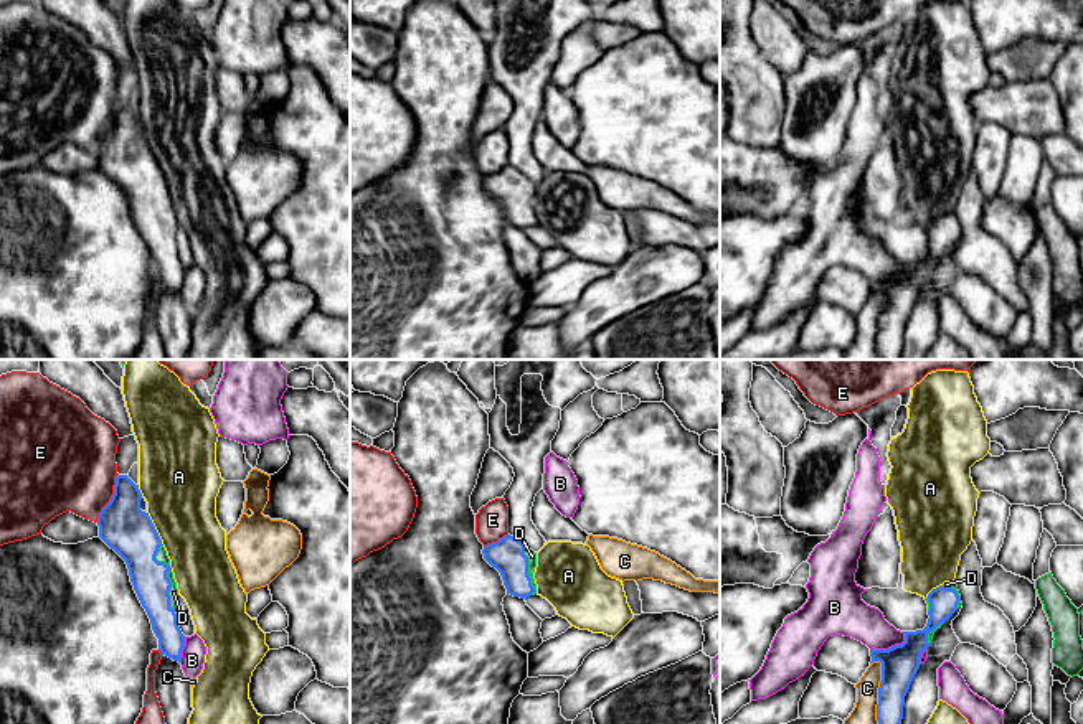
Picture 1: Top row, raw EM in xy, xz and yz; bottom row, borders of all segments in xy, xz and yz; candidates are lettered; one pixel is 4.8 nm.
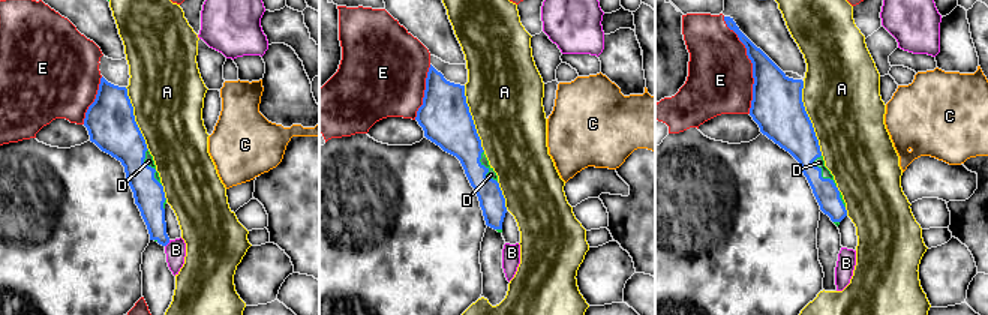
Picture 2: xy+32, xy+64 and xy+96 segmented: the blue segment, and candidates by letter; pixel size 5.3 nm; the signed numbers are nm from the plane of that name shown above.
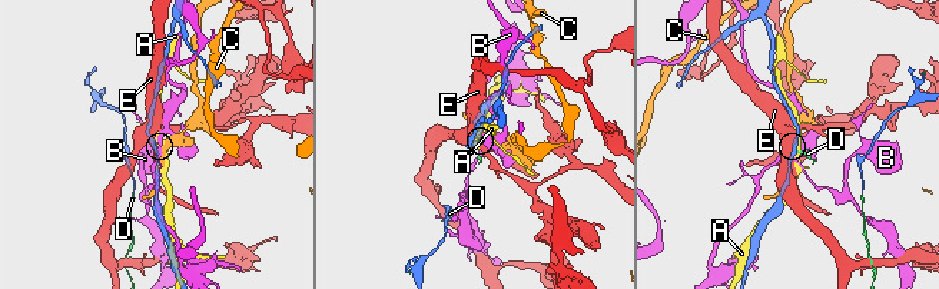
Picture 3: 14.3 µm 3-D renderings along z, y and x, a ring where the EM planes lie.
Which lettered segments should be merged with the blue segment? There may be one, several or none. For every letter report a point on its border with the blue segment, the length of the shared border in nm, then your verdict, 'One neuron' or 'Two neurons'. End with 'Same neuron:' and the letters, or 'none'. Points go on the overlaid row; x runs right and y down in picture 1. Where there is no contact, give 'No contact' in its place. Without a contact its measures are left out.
A: Touches blue at xy (154, 528). Shared border 190 nm. Two neurons
B: Touches blue at yz (892, 647). Shared border 190 nm. Two neurons
C: Touches blue at yz (879, 690). Shared border 320 nm. Two neurons
D: Touches blue at xz (527, 571). Shared border 240 nm. One neuron
E: Touches blue at xy (111, 498). Shared border 260 nm. Two neurons
Same neuron: D

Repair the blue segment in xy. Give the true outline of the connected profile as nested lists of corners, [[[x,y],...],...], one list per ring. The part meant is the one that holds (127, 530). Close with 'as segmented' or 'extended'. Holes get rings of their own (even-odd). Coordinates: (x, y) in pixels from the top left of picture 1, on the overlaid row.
[[[117,473],[114,495],[97,516],[99,538],[125,561],[160,653],[180,663],[185,635],[175,614],[178,589],[167,551],[149,513],[140,510],[140,500],[139,485]]]; extended

